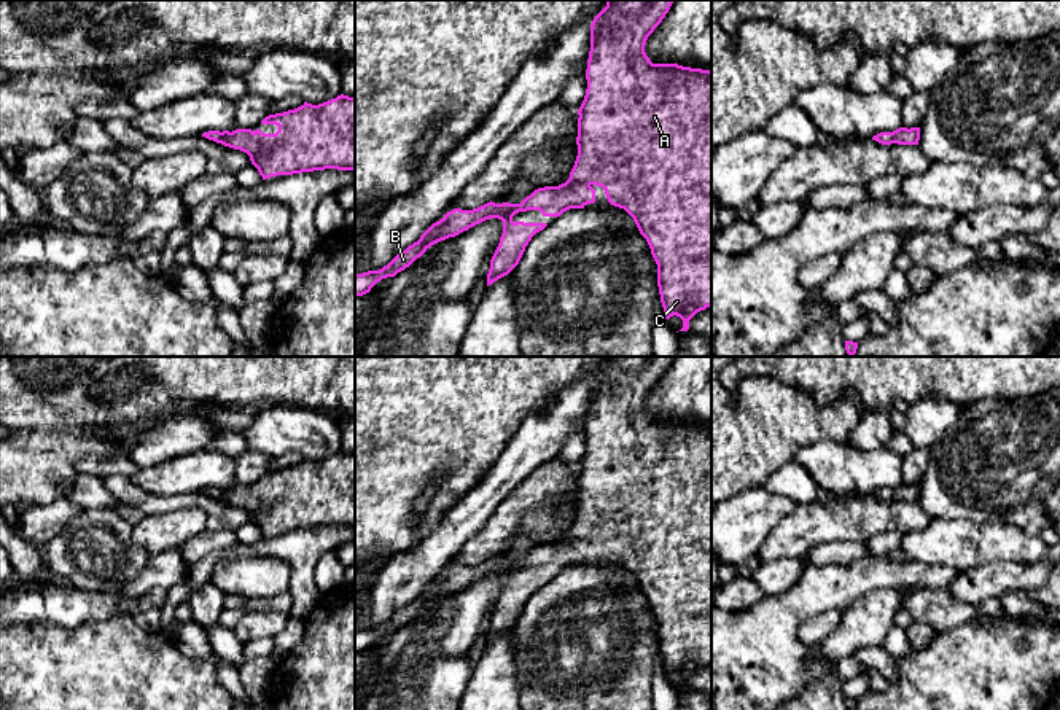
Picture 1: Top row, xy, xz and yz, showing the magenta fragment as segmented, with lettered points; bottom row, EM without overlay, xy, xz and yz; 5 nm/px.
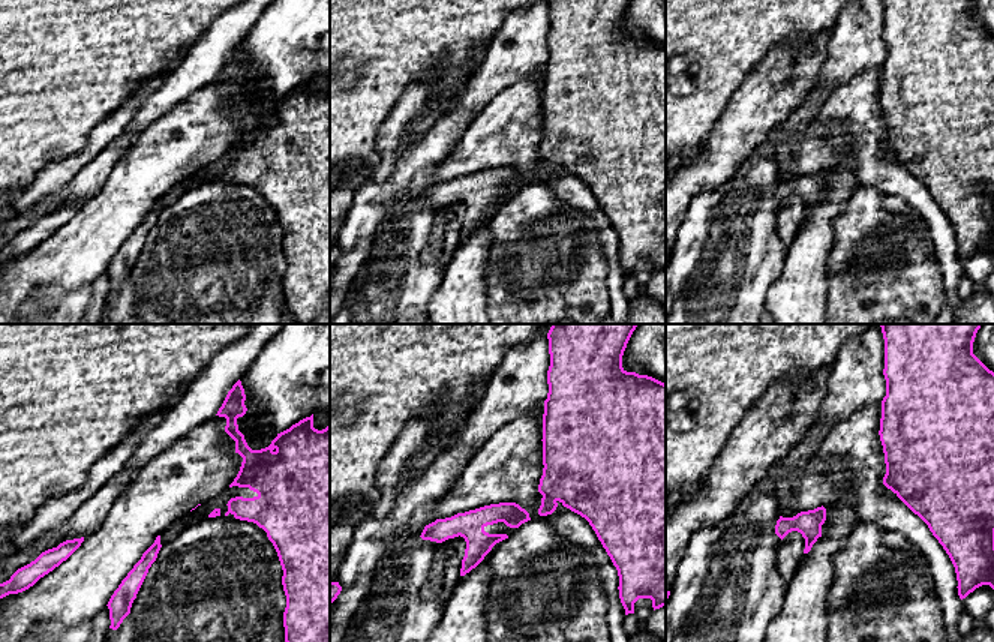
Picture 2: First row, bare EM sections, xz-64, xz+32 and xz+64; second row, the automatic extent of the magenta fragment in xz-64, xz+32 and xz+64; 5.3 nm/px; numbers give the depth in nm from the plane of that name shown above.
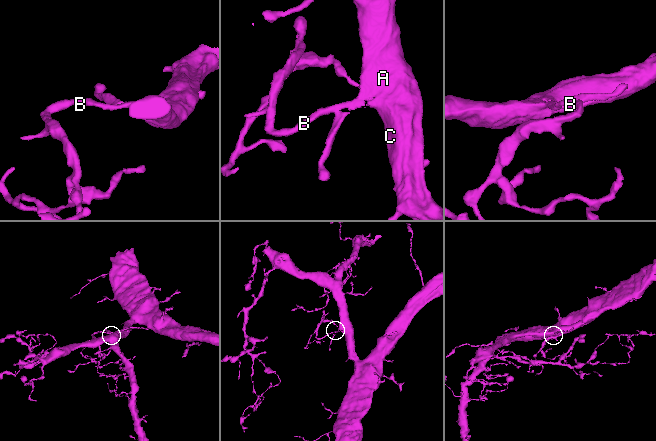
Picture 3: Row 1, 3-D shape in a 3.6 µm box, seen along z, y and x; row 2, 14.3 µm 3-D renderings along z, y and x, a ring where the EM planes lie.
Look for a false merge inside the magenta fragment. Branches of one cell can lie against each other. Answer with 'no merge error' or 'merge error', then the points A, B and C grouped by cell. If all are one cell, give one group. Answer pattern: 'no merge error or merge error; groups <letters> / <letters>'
no merge error; groups A B C

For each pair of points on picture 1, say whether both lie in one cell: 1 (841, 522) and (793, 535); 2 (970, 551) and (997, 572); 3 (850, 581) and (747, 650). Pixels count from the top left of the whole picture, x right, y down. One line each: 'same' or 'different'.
1: same
2: different
3: same

